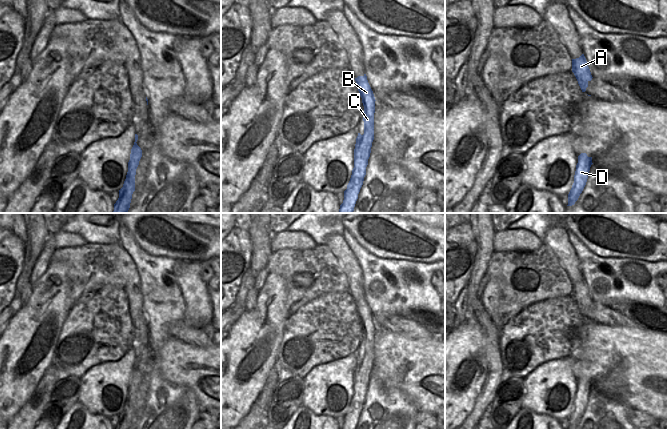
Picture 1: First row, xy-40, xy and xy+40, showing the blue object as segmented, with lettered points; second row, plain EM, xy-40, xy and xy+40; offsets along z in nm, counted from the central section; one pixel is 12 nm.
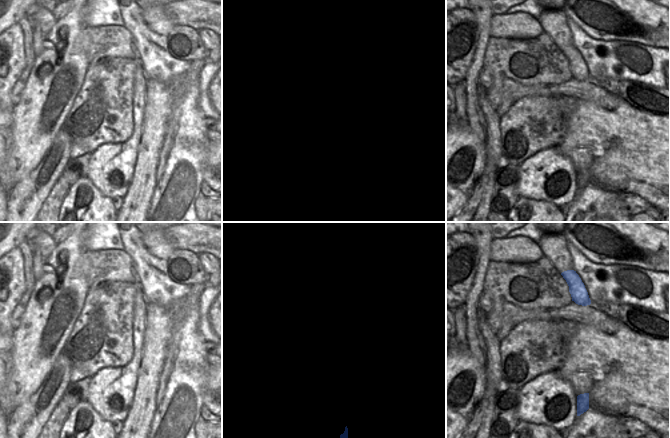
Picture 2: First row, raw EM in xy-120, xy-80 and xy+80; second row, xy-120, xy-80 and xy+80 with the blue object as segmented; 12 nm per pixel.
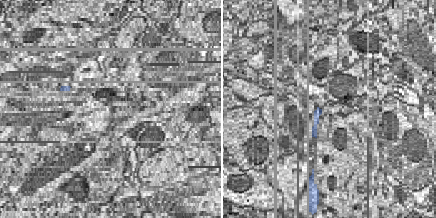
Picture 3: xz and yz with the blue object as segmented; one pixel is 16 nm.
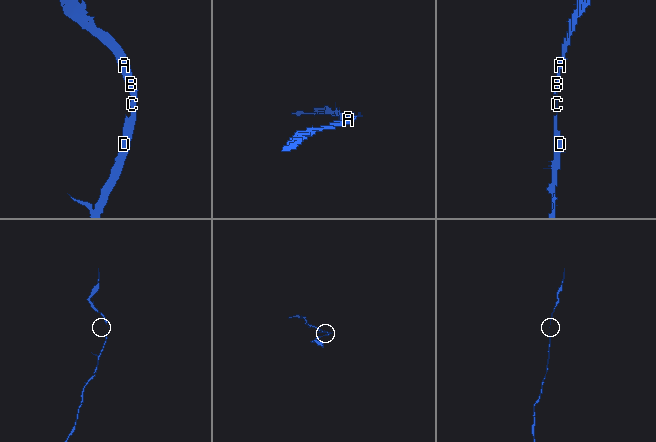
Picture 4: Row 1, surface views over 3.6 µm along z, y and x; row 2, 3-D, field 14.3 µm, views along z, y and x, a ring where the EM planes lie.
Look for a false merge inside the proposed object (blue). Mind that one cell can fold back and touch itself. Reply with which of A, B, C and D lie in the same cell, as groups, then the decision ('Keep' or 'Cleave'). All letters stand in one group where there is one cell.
Groups: A B C D. Keep

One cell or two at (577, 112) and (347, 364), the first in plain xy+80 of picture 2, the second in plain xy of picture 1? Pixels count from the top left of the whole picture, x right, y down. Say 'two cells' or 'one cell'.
two cells

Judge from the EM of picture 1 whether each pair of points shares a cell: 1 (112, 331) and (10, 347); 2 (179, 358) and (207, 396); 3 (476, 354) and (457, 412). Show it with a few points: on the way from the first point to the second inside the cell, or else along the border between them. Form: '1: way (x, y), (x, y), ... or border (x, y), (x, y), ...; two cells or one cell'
1: border (67, 317), (60, 331), (52, 362); two cells
2: way (188, 367), (197, 376), (197, 385), (199, 387); one cell
3: way (462, 368), (457, 373), (457, 398); one cell

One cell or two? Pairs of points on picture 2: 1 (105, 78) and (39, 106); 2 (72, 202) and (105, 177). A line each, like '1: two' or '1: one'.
1: two
2: two

